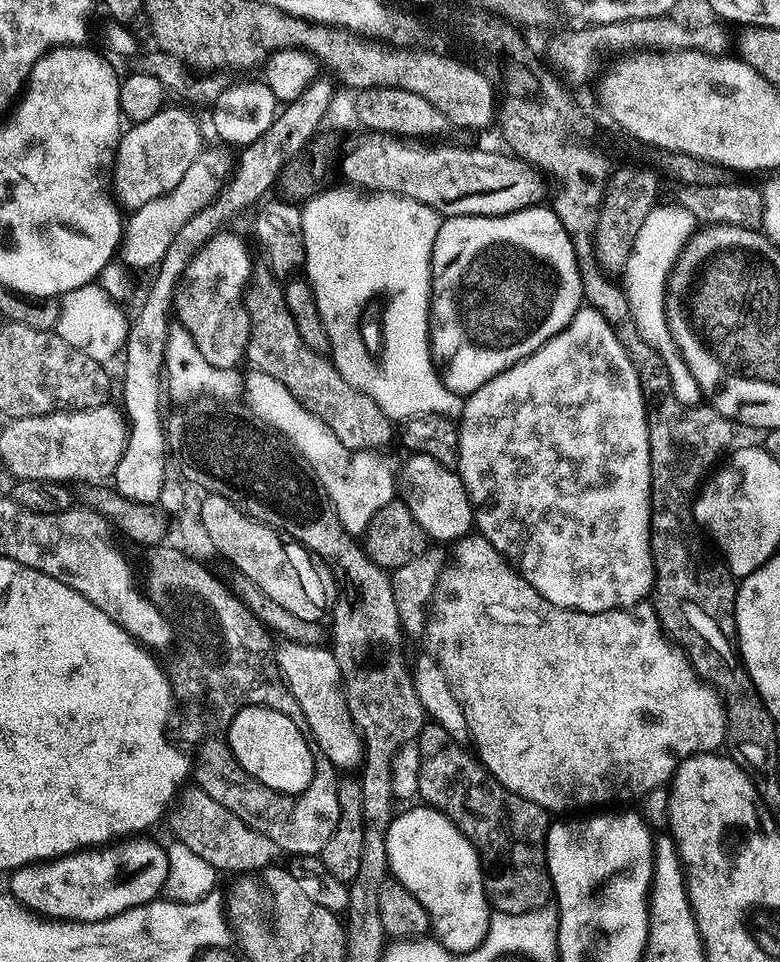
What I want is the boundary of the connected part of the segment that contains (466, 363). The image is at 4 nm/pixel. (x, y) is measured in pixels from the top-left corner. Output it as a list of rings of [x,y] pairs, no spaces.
[[[528,207],[504,215],[450,216],[440,225],[438,238],[432,247],[432,294],[428,309],[428,338],[432,346],[432,359],[436,362],[444,384],[461,398],[467,397],[469,392],[478,390],[478,386],[490,382],[490,378],[494,378],[500,372],[505,372],[519,360],[524,360],[530,354],[534,354],[534,350],[541,348],[547,340],[554,338],[563,328],[568,327],[568,323],[576,317],[576,313],[582,307],[580,275],[572,239],[568,237],[568,232],[563,228],[562,222],[552,208],[542,207]]]

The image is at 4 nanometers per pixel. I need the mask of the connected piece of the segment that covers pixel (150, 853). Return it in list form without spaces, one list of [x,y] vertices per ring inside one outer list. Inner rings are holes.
[[[130,838],[125,842],[114,842],[109,846],[97,846],[91,850],[71,852],[68,856],[57,856],[39,864],[28,864],[18,868],[7,877],[7,891],[29,912],[49,920],[68,920],[78,924],[89,924],[108,920],[134,906],[149,904],[163,893],[168,869],[168,853],[148,838]]]

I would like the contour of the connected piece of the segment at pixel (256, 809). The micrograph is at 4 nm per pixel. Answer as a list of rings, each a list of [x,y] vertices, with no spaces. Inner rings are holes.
[[[239,764],[236,776],[199,776],[195,783],[218,806],[226,806],[230,814],[242,818],[246,826],[258,830],[258,834],[266,834],[270,842],[280,847],[281,853],[293,852],[296,856],[319,857],[320,851],[330,842],[330,834],[334,826],[338,826],[341,801],[336,793],[338,780],[328,780],[328,776],[320,776],[320,780],[312,780],[301,793],[273,792],[268,786],[252,777],[250,773],[240,776],[243,772]]]

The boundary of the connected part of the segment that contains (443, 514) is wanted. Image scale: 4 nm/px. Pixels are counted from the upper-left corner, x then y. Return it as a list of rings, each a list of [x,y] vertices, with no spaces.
[[[412,454],[407,458],[398,479],[398,492],[418,526],[422,526],[424,533],[436,542],[455,542],[469,535],[474,528],[474,509],[466,486],[460,481],[459,471],[429,456]]]

